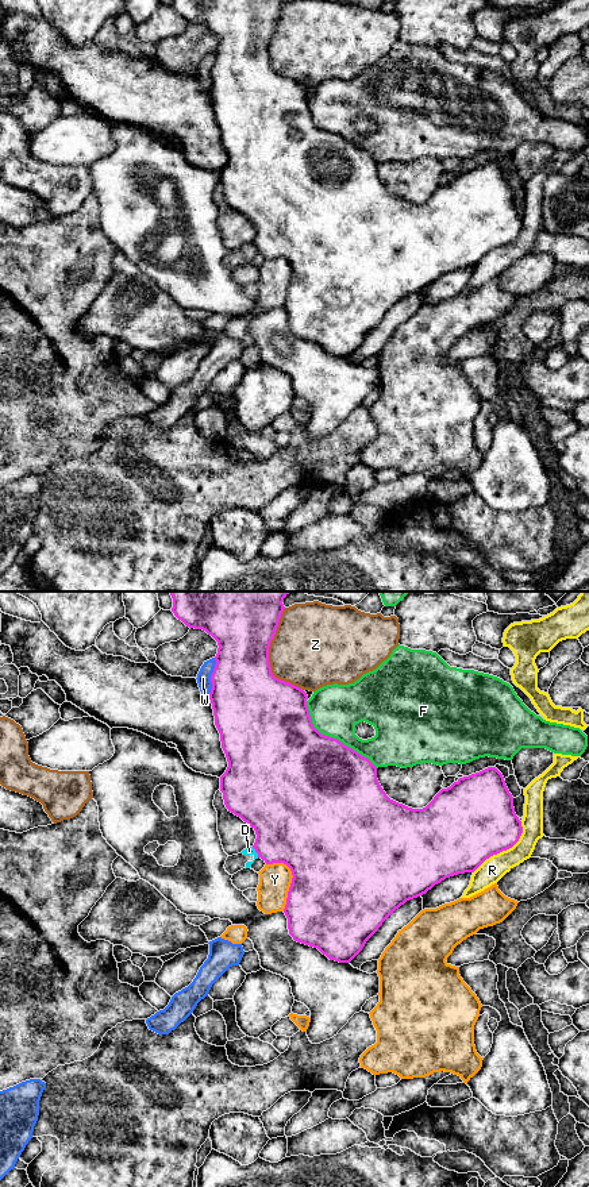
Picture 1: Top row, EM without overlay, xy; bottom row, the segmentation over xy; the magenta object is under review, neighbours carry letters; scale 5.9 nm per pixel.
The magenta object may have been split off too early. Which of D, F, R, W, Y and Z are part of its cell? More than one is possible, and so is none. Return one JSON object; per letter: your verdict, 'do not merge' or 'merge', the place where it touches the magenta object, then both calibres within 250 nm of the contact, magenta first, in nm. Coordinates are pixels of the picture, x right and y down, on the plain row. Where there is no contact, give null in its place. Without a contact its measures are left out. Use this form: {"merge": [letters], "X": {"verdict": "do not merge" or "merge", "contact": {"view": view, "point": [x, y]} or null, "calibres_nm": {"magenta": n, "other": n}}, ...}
{"merge": [], "D": {"verdict": "do not merge", "contact": {"view": "xy", "point": [255, 246]}, "calibres_nm": {"magenta": 420, "other": 50}}, "F": {"verdict": "do not merge", "contact": {"view": "xy", "point": [333, 133]}, "calibres_nm": {"magenta": 500, "other": 300}}, "R": {"verdict": "do not merge", "contact": {"view": "xy", "point": [504, 245]}, "calibres_nm": {"magenta": 480, "other": 150}}, "W": {"verdict": "do not merge", "contact": {"view": "xy", "point": [211, 72]}, "calibres_nm": {"magenta": 420, "other": 80}}, "Y": {"verdict": "do not merge", "contact": {"view": "xy", "point": [292, 273]}, "calibres_nm": {"magenta": 500, "other": 190}}, "Z": {"verdict": "do not merge", "contact": {"view": "xy", "point": [268, 51]}, "calibres_nm": {"magenta": 400, "other": 440}}}

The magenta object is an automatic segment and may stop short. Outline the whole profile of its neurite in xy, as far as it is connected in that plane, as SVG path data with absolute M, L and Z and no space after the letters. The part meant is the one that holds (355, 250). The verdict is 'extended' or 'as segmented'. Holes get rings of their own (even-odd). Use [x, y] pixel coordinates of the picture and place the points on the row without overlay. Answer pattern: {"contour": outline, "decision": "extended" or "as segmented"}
{"contour": "M173 0L172 7L186 22L203 24L217 36L216 59L211 70L212 84L209 95L213 104L215 120L220 128L222 143L228 162L220 172L220 186L228 207L247 217L257 230L253 243L266 259L284 258L292 266L284 308L288 313L289 329L294 336L317 343L330 355L350 358L365 342L366 336L378 325L382 317L407 296L417 293L446 273L474 267L486 254L512 243L523 228L521 216L515 208L513 192L503 169L496 162L459 173L450 182L442 184L423 204L412 204L390 194L377 174L377 162L338 134L322 130L312 119L307 101L307 88L285 76L276 73L269 57L269 42L274 34L284 0Z", "decision": "as segmented"}

